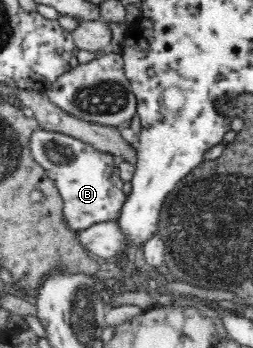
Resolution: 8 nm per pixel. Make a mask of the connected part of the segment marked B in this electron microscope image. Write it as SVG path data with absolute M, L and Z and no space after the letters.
M41 128L30 136L30 153L58 188L67 227L82 231L102 222L117 221L127 196L123 192L124 181L119 176L113 154L97 150L93 145L68 134Z

